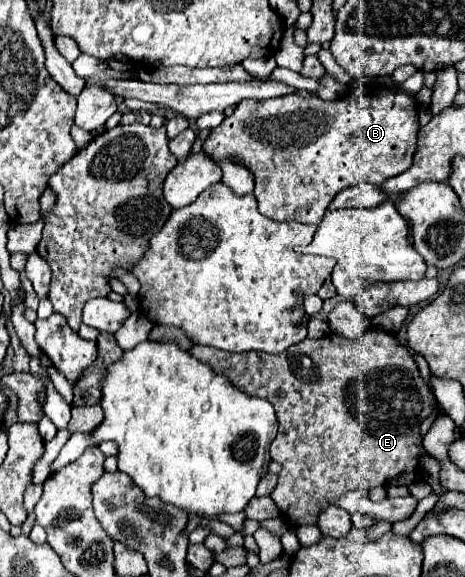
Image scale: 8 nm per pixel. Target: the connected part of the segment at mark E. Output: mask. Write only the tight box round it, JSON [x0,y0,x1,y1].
[190,327,444,529]

